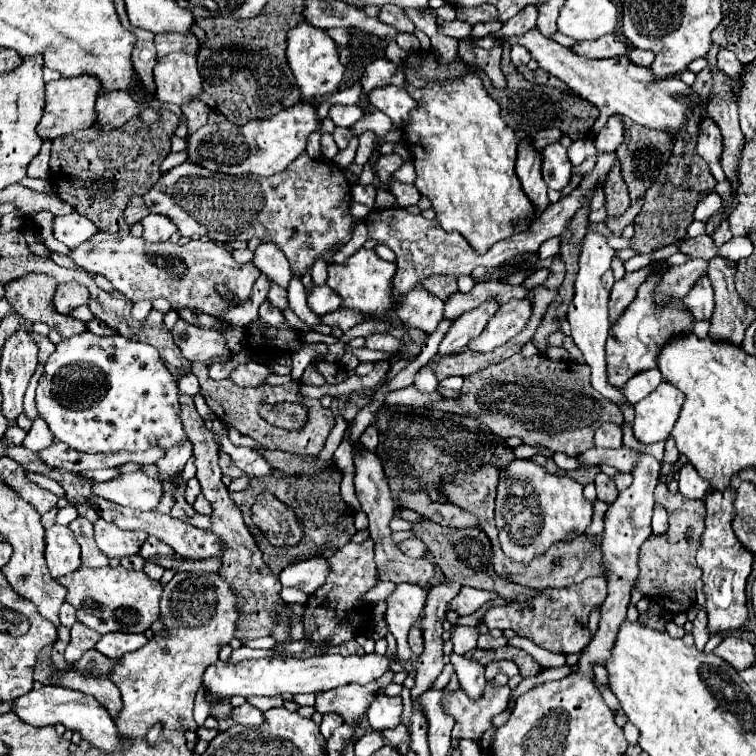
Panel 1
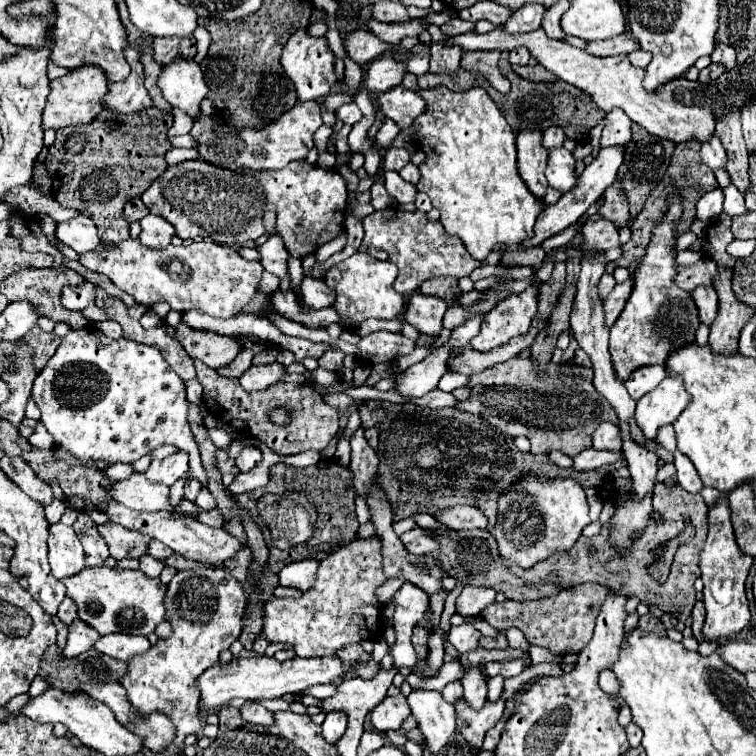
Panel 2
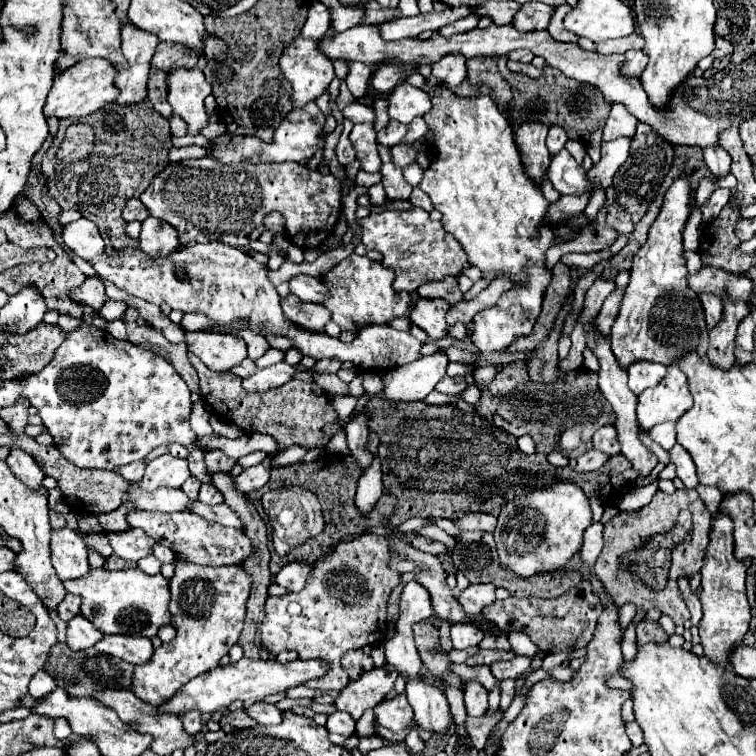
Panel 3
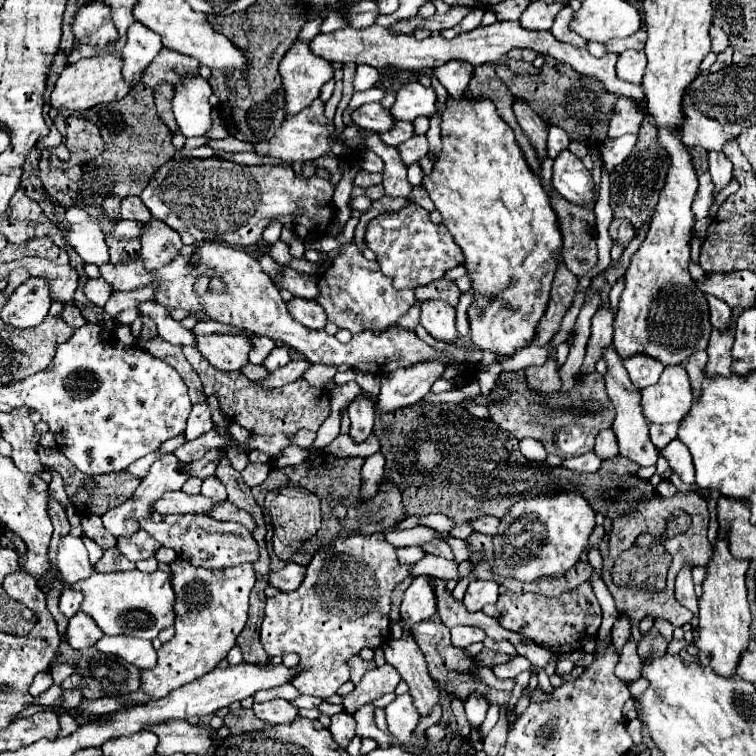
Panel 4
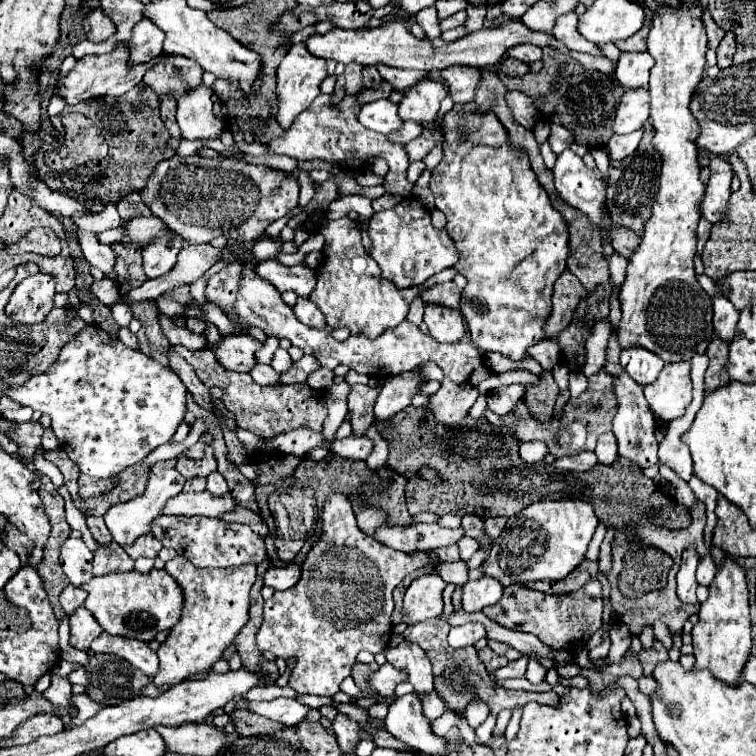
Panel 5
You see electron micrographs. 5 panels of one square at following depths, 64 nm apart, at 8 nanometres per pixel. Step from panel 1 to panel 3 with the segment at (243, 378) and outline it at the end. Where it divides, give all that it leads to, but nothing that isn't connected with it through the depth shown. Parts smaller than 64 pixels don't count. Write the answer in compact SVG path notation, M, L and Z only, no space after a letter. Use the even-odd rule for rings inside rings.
M278 362L268 368L256 368L252 376L246 376L242 380L242 386L252 392L266 392L270 388L278 388L284 382L288 382L296 374L296 366L290 366L286 362Z

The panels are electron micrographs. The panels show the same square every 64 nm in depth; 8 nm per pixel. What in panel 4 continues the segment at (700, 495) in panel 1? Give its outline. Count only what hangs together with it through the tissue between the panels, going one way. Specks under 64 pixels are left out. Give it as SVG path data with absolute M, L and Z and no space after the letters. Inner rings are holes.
M672 440L662 452L668 458L670 468L682 478L682 482L694 484L694 464L692 464L690 452L686 450L686 446L678 440Z

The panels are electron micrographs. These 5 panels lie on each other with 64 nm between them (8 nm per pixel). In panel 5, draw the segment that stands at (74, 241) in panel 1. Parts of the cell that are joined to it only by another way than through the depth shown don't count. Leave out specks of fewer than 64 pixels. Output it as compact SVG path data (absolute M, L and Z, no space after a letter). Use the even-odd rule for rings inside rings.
M78 228L76 236L78 236L78 244L82 248L82 254L90 266L100 268L102 272L114 270L114 250L102 242L98 242L96 232Z

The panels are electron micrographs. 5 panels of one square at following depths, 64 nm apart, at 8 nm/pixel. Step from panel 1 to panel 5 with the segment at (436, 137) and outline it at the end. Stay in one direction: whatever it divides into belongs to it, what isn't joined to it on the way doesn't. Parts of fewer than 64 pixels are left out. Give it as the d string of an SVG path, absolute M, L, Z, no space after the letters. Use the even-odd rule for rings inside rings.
M474 102L466 104L466 106L458 106L454 104L454 108L444 114L442 120L442 130L444 130L444 158L442 162L432 170L432 178L430 178L430 190L434 194L436 200L436 208L440 212L444 212L446 216L446 230L450 234L450 238L454 240L460 260L456 264L456 268L460 270L460 274L468 280L464 292L462 292L462 300L460 300L460 310L464 314L464 318L468 320L468 330L472 336L472 342L484 350L484 352L500 352L504 356L510 356L512 360L522 360L526 356L526 348L544 340L544 324L550 316L552 310L552 286L556 282L556 278L566 270L566 258L568 258L568 226L564 222L564 218L560 216L558 210L552 208L550 198L546 194L546 190L542 190L540 182L534 178L528 158L522 154L522 150L514 150L514 146L510 146L510 140L506 136L506 128L502 126L502 122L496 118L496 114L492 110L488 112L480 112Z

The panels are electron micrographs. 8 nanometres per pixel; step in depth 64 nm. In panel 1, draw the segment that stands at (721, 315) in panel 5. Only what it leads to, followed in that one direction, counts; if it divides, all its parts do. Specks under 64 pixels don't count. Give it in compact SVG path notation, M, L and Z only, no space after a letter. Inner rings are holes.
M706 274L702 278L698 278L698 282L692 286L692 290L686 294L686 298L682 302L696 320L708 320L712 316L714 290L712 290Z

